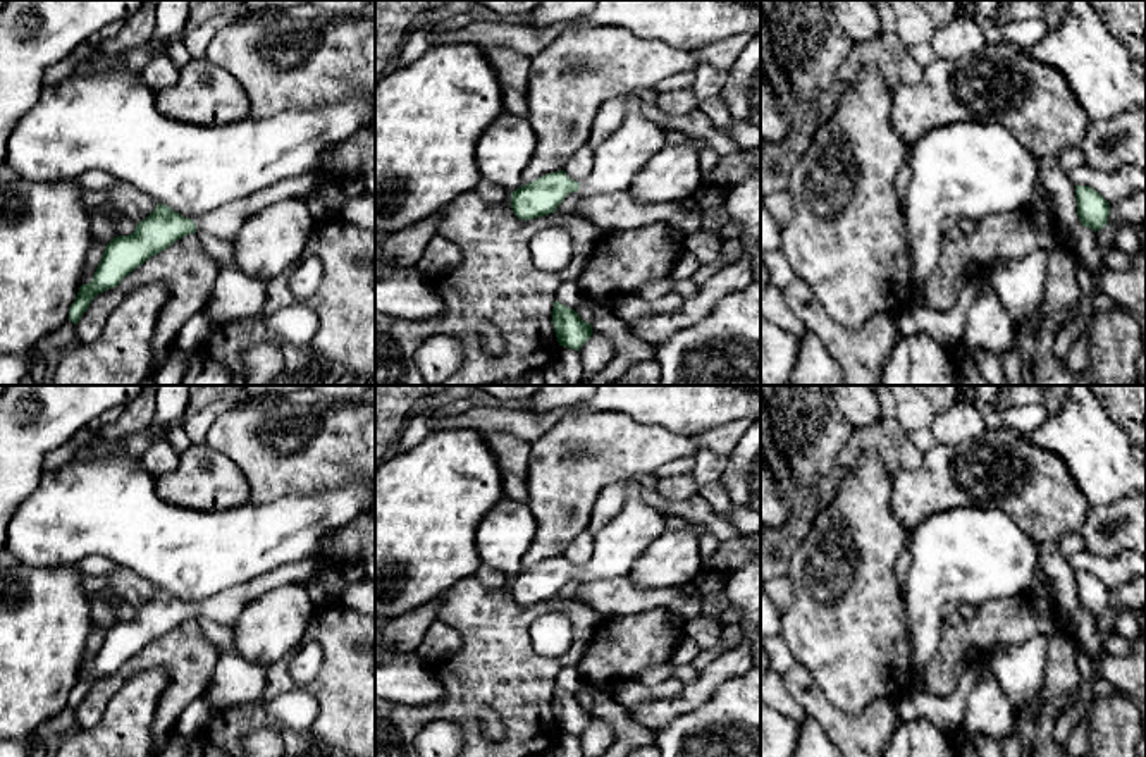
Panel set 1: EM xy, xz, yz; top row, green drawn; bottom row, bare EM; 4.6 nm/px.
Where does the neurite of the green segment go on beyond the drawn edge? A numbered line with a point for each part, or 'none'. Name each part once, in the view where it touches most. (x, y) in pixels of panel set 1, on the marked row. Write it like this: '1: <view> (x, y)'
1: xy (224, 222)

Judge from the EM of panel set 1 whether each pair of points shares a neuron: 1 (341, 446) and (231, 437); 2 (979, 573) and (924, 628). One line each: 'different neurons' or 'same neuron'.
1: same neuron
2: same neuron

